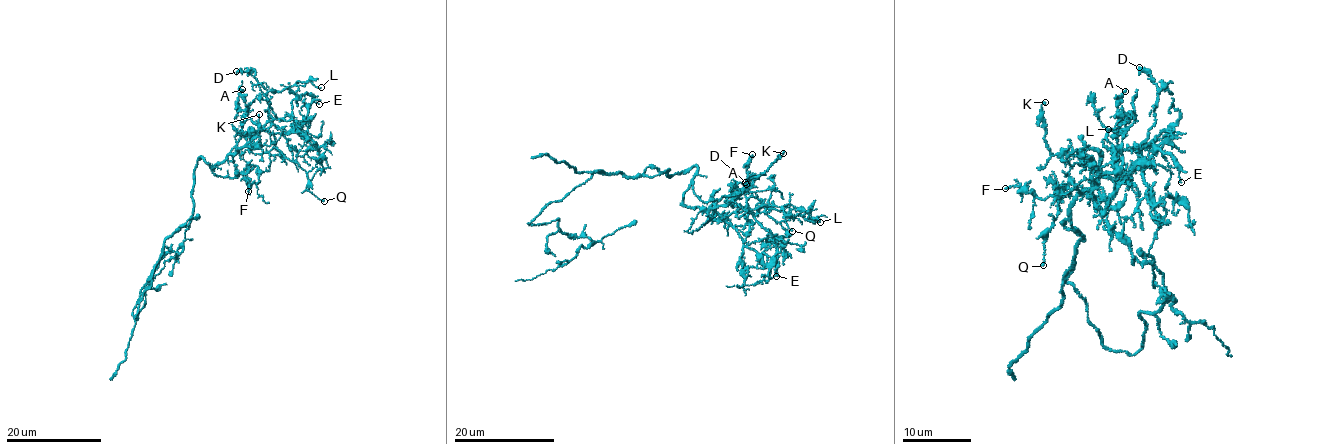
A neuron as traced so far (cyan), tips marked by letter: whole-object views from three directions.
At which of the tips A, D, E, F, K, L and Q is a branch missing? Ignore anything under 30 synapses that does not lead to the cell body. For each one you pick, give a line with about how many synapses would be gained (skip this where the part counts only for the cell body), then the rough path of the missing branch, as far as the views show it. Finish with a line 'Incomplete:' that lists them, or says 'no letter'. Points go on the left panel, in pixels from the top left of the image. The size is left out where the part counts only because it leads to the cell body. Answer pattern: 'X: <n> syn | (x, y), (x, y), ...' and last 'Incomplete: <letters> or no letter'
Incomplete: no letter

